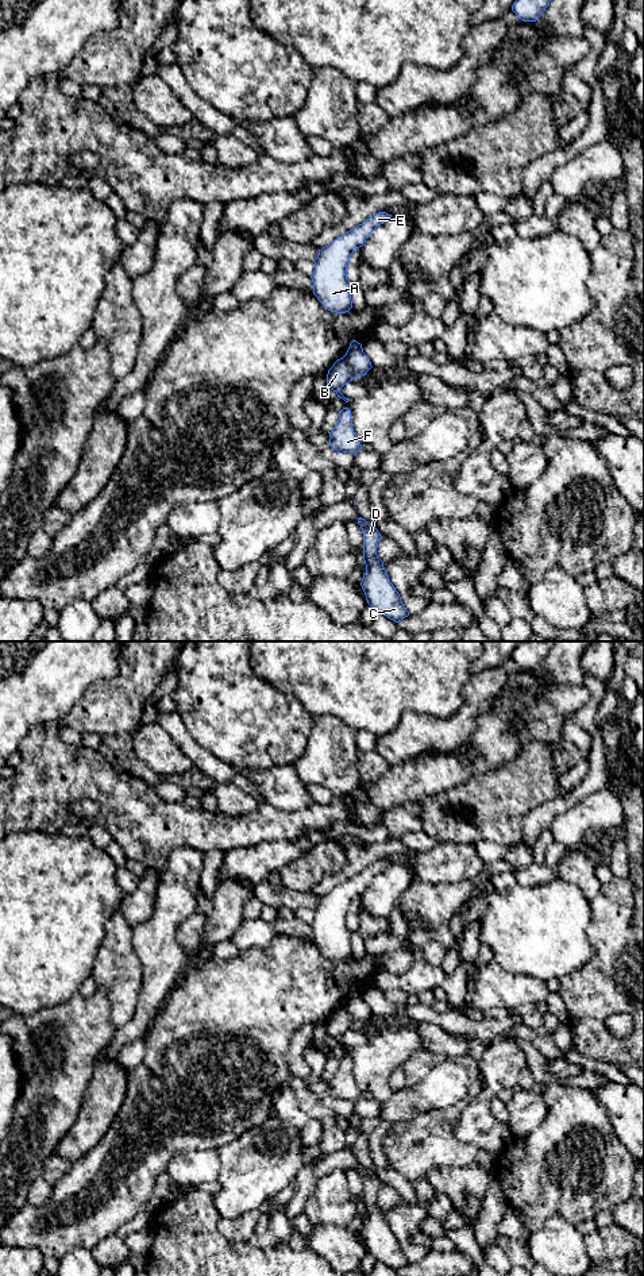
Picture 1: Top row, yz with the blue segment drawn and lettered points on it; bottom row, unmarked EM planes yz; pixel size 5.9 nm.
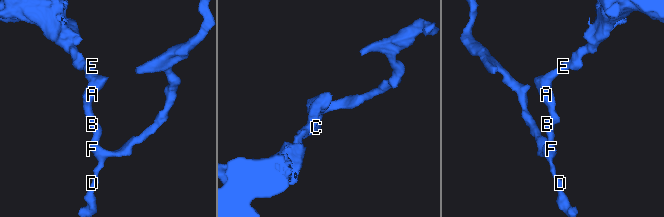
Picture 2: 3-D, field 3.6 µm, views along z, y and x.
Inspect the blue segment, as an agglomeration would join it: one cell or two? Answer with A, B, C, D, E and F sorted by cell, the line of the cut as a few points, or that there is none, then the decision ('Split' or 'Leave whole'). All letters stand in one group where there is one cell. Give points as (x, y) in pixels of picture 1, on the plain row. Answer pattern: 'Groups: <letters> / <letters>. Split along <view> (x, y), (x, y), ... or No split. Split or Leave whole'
Groups: A E / B C D F. Split along yz (342, 1006), (357, 1024). Split

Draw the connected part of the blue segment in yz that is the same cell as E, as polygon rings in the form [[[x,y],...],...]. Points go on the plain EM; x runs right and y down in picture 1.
[[[378,860],[319,898],[311,926],[313,942],[328,959],[346,961],[352,956],[347,911],[352,901],[363,894],[370,882],[390,866],[392,863],[386,860]]]

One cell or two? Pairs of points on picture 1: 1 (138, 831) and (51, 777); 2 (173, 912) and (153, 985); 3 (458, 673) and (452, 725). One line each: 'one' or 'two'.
1: one
2: one
3: two

